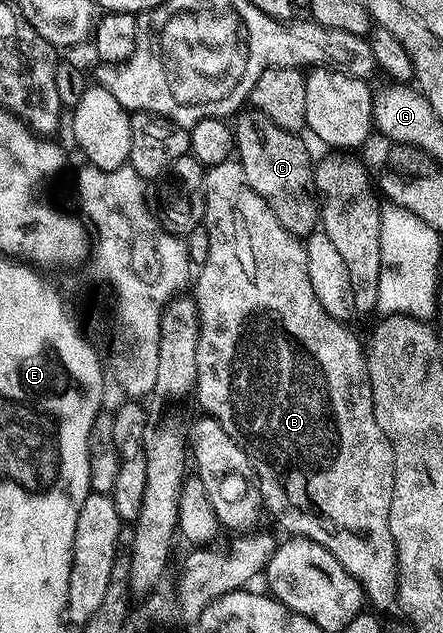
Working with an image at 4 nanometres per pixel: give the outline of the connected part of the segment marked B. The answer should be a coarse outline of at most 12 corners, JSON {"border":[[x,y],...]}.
{"border":[[231,157],[205,171],[201,410],[264,509],[397,592],[363,342]]}

